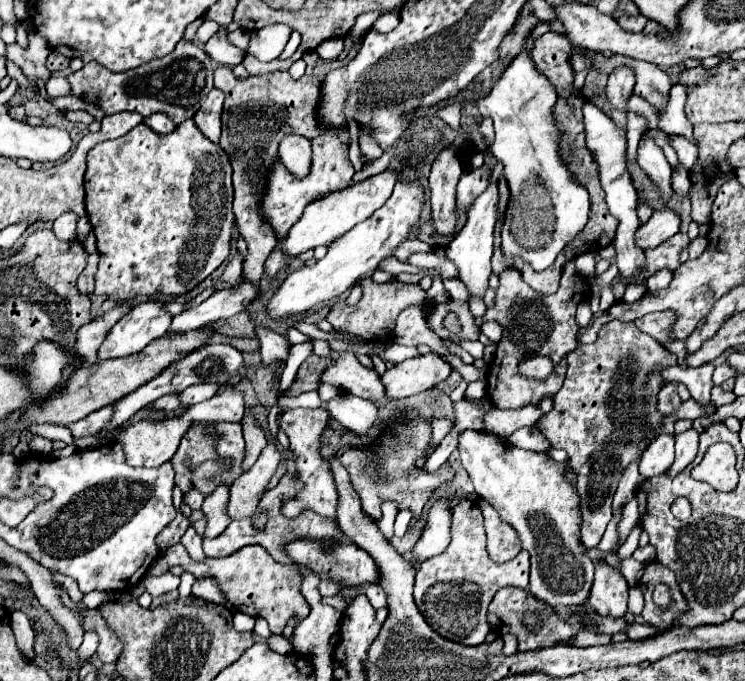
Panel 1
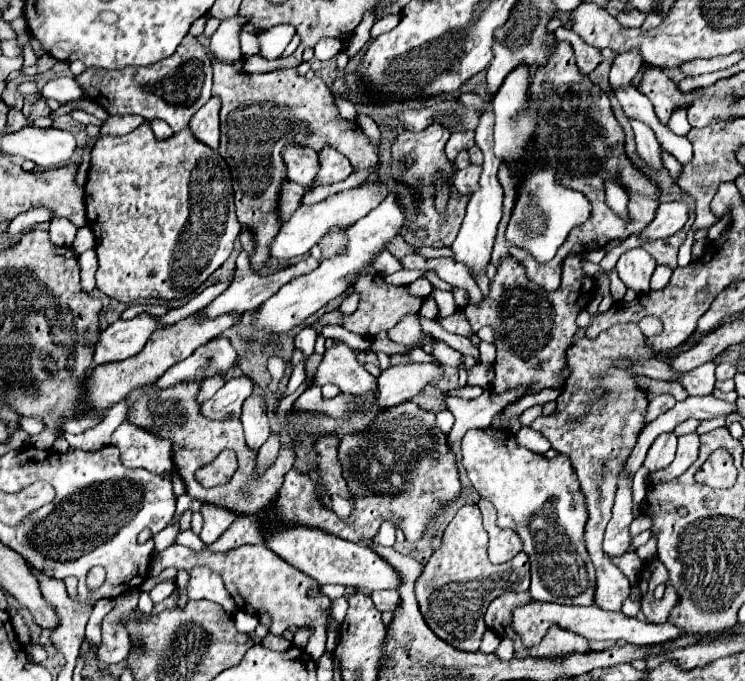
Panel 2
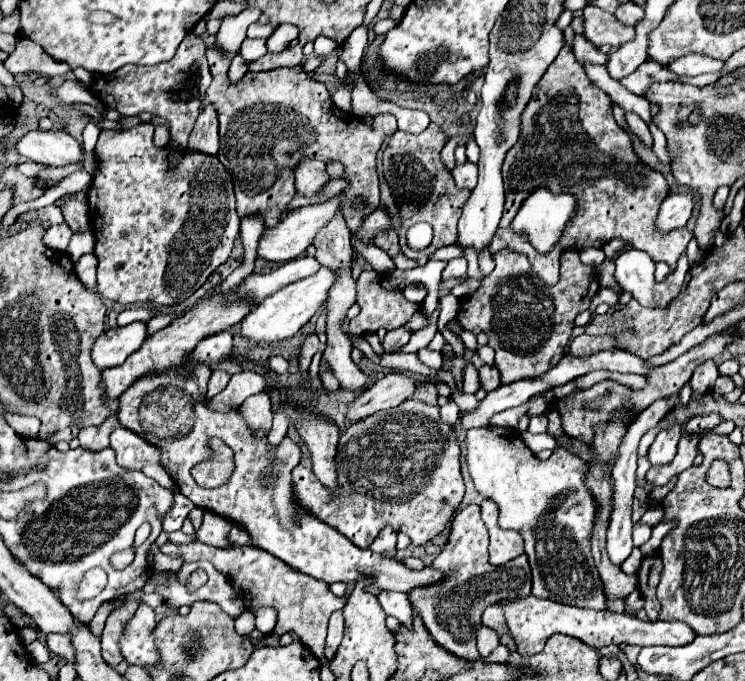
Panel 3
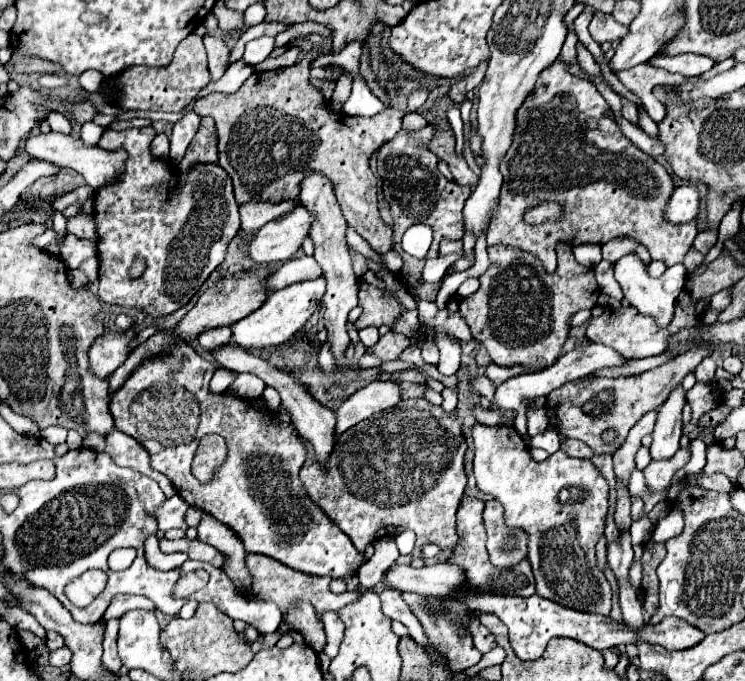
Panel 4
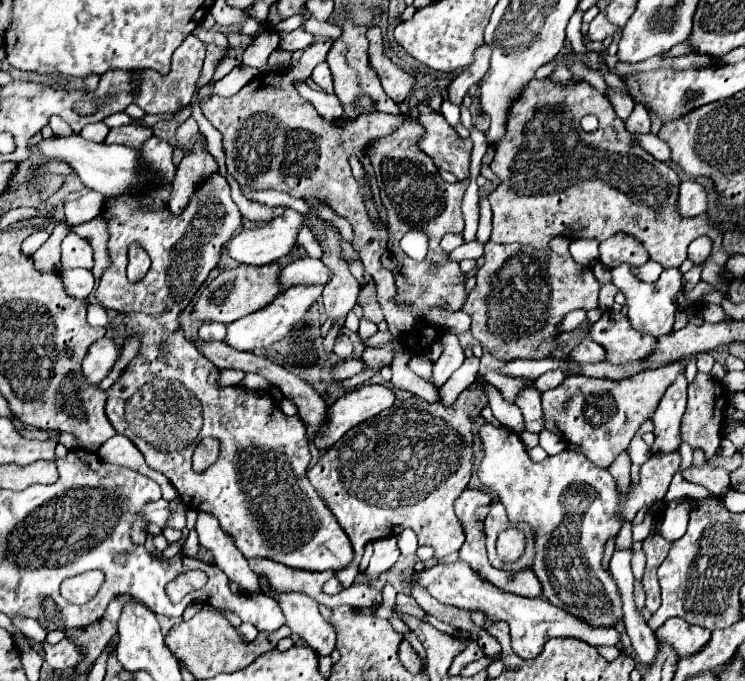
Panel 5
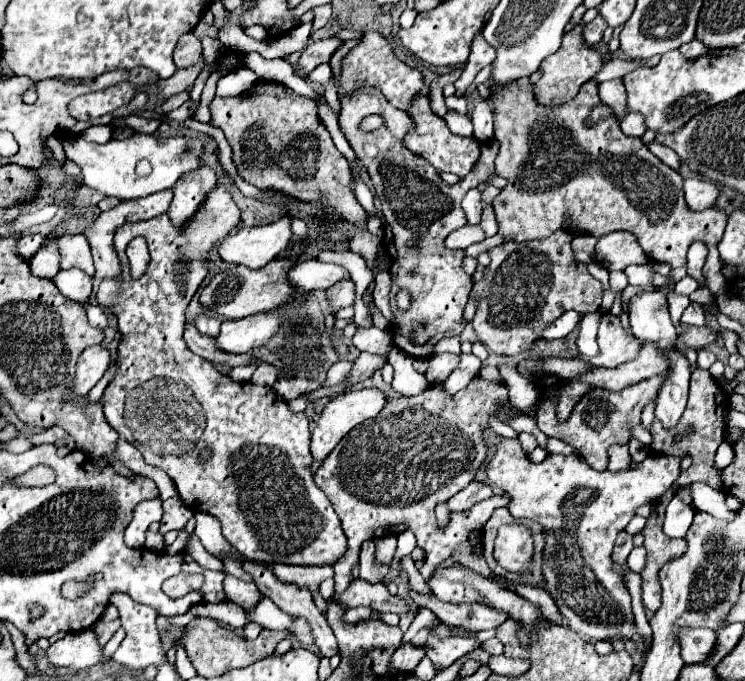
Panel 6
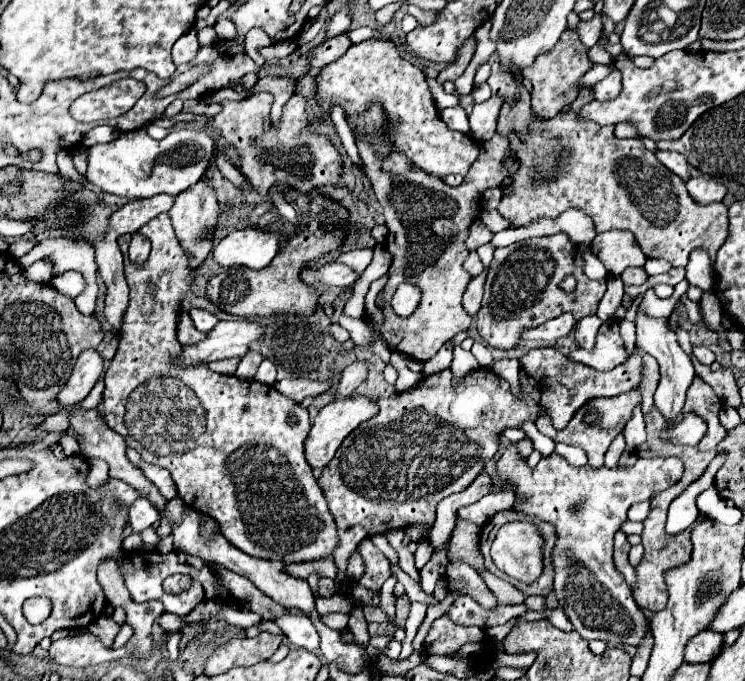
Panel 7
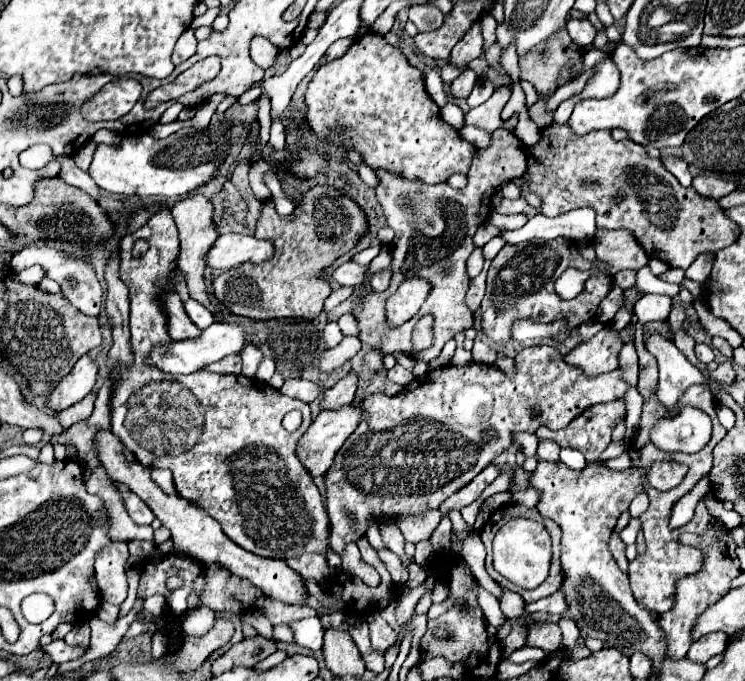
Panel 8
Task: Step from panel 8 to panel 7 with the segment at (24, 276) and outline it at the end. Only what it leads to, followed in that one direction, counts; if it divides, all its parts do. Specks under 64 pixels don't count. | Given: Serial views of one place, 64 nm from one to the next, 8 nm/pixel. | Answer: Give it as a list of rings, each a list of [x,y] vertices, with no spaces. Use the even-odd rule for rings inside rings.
[[[42,258],[38,262],[34,262],[30,268],[24,270],[26,278],[32,282],[50,282],[52,280],[52,264],[48,262],[48,258]]]

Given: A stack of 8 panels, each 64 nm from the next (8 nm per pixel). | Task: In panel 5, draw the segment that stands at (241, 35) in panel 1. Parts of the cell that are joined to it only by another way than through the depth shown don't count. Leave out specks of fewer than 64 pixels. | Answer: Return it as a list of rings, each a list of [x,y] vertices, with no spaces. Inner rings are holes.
[[[260,34],[254,38],[254,42],[244,50],[244,64],[258,68],[260,72],[280,72],[284,68],[266,68],[268,56],[274,52],[278,46],[280,36],[278,34]]]

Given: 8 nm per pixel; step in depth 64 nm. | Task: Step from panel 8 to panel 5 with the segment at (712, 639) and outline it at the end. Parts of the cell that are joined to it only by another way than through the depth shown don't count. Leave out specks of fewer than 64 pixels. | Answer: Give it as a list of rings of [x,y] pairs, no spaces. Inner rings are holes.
[[[668,618],[658,630],[654,630],[656,640],[666,642],[676,650],[678,656],[688,656],[700,648],[700,644],[708,642],[710,630],[692,626],[682,618]]]

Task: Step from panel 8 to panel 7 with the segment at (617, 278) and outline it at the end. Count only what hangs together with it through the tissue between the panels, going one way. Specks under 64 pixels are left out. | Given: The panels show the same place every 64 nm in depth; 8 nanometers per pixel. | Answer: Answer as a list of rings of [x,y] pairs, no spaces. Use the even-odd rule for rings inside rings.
[[[626,268],[622,272],[622,280],[624,280],[626,286],[632,286],[632,284],[640,286],[640,284],[644,284],[648,280],[648,272],[644,268]]]

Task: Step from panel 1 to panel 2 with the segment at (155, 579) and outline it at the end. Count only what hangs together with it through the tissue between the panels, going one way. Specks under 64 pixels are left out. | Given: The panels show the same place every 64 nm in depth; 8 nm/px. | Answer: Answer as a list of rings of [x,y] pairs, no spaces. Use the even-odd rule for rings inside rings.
[[[172,578],[172,580],[164,580],[164,582],[158,582],[158,584],[150,590],[150,596],[152,596],[154,602],[160,602],[160,600],[164,600],[166,596],[170,596],[174,590],[176,590],[176,578]]]

